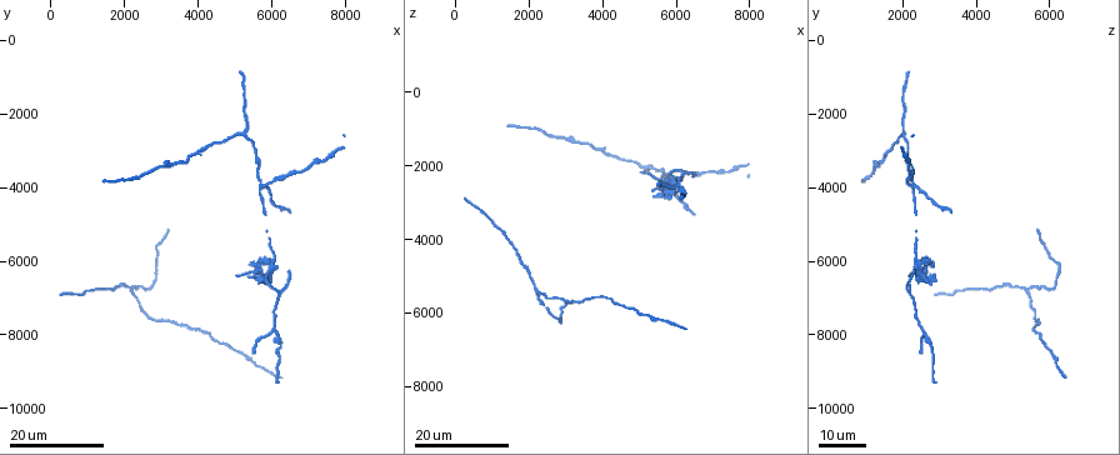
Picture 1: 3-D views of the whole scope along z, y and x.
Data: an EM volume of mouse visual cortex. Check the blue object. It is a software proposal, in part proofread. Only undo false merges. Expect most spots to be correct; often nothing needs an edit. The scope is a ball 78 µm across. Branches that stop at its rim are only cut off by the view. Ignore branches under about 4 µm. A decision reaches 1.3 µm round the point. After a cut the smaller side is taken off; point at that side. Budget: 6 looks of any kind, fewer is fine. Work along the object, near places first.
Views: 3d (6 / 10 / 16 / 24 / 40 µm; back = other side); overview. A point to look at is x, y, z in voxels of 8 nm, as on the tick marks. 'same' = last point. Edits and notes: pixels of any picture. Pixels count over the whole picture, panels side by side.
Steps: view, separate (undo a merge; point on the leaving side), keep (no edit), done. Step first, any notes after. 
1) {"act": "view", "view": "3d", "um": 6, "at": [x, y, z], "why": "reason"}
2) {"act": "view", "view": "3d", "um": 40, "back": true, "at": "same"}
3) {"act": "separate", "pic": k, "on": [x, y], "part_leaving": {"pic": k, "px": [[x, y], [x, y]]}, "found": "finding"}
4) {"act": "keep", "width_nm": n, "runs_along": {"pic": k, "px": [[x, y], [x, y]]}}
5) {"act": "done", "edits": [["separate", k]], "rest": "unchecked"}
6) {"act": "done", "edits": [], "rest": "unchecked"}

{"act": "view", "view": "3d", "um": 24, "at": [2200, 6800, 5400], "why": "three arms meet"}

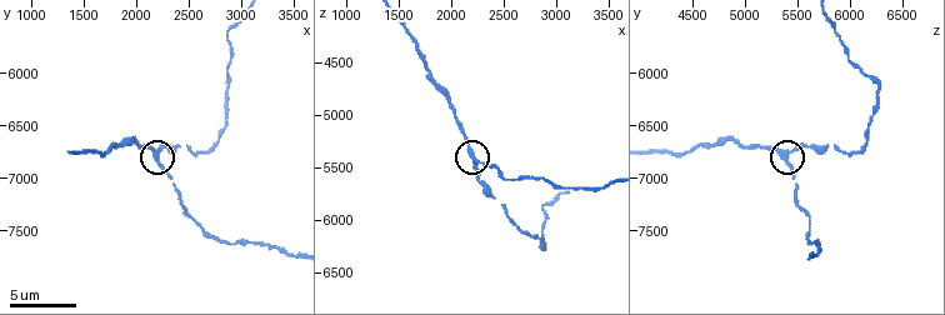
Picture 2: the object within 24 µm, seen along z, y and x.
{"act": "view", "view": "3d", "um": 6, "at": [2200, 6760, 5440]}

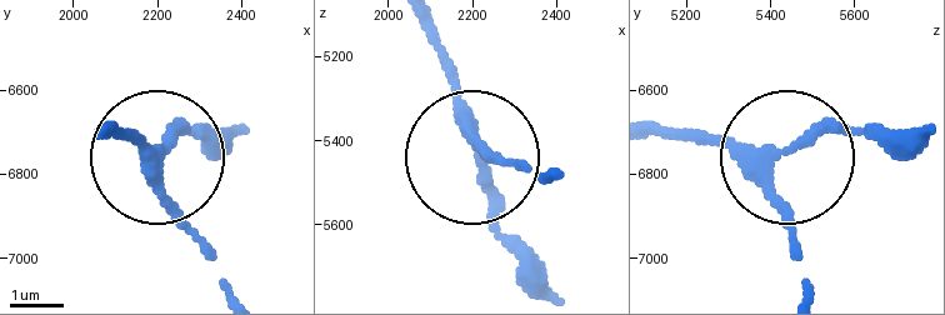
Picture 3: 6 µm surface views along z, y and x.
{"act": "keep", "side_arm_um": 24, "runs_along": {"pic": 3, "px": [[546, 173], [480, 145], [493, 226], [520, 275]]}, "found": "all the same neuron"}

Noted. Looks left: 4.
{"act": "view", "view": "3d", "um": 16, "at": [5800, 3900, 2200], "why": "four-way junction"}

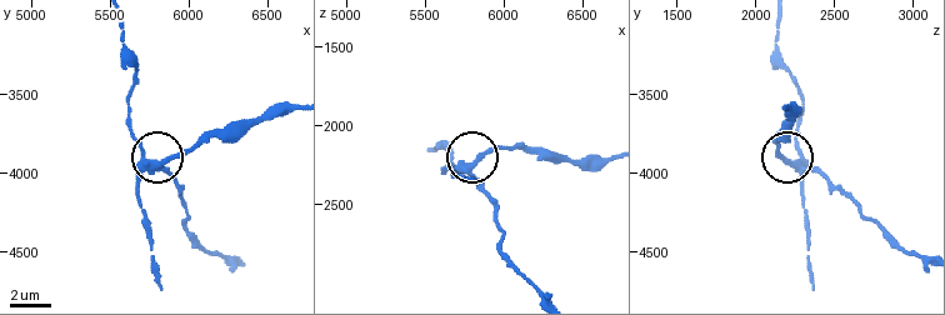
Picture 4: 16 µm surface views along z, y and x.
{"act": "view", "view": "3d", "um": 6, "at": [5740, 3940, 2280], "why": "zoom in"}

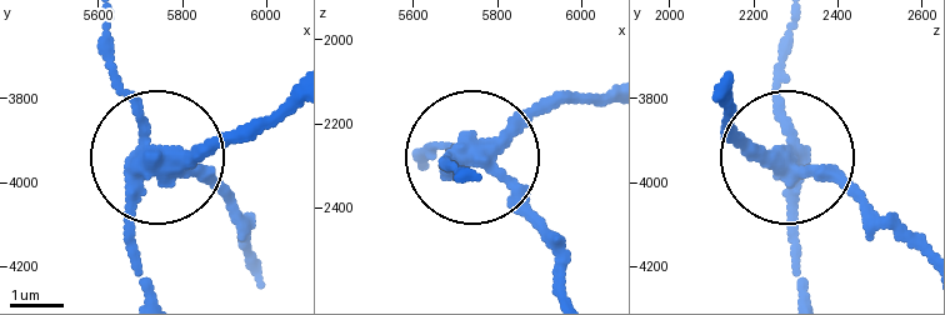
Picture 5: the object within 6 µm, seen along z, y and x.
{"act": "separate", "pic": 5, "on": [214, 146], "arms": 4, "part_leaving": {"pic": 5, "px": [[148, 163], [196, 159], [290, 114]]}, "found": "two neurons meet here"}

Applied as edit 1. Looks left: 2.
{"act": "view", "view": "3d", "um": 16, "at": [6200, 6900, 2200], "why": "three arms meet"}

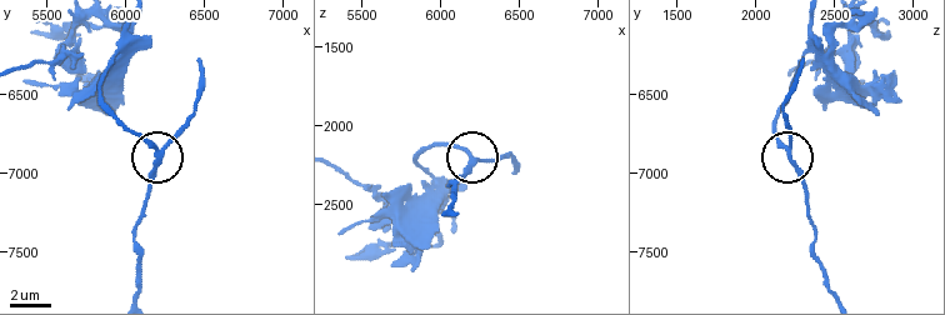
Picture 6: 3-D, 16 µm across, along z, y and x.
{"act": "view", "view": "3d", "um": 6, "at": [6220, 6860, 2200], "why": "zoom in"}

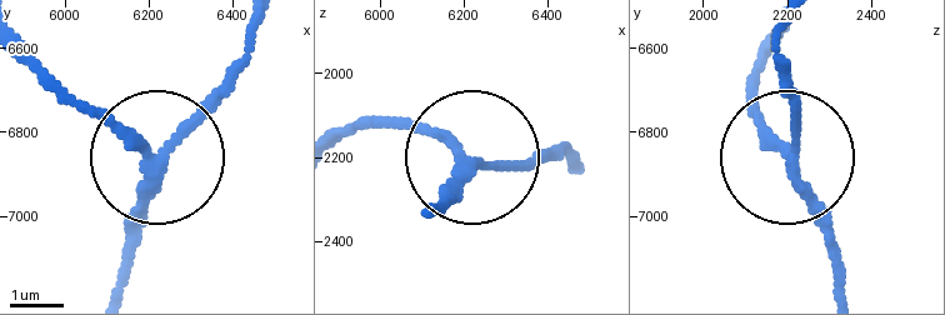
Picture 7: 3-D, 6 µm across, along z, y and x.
{"act": "separate", "pic": 7, "on": [186, 123], "side_arm_um": 6, "part_leaving": {"pic": 7, "px": [[148, 181], [170, 133], [246, 53], [250, 25]]}, "found": "a second neuron is stuck on"}

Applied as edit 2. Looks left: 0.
{"act": "done", "edits": [["separate", 5], ["separate", 7]], "rest": "unchecked"}

